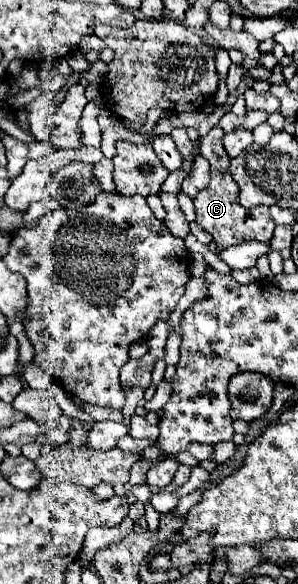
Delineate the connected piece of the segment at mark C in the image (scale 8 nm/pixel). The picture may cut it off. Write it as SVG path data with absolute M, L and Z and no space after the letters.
M216 126L208 132L208 136L200 138L200 156L204 156L210 162L210 184L194 198L196 222L206 232L212 234L214 242L220 248L240 244L240 242L246 242L246 240L270 242L272 234L274 234L274 220L272 220L268 208L258 206L258 208L252 208L252 210L246 210L238 204L238 184L234 182L234 178L230 174L230 168L228 168L230 158L224 152L222 136L224 136L224 130L220 126Z

